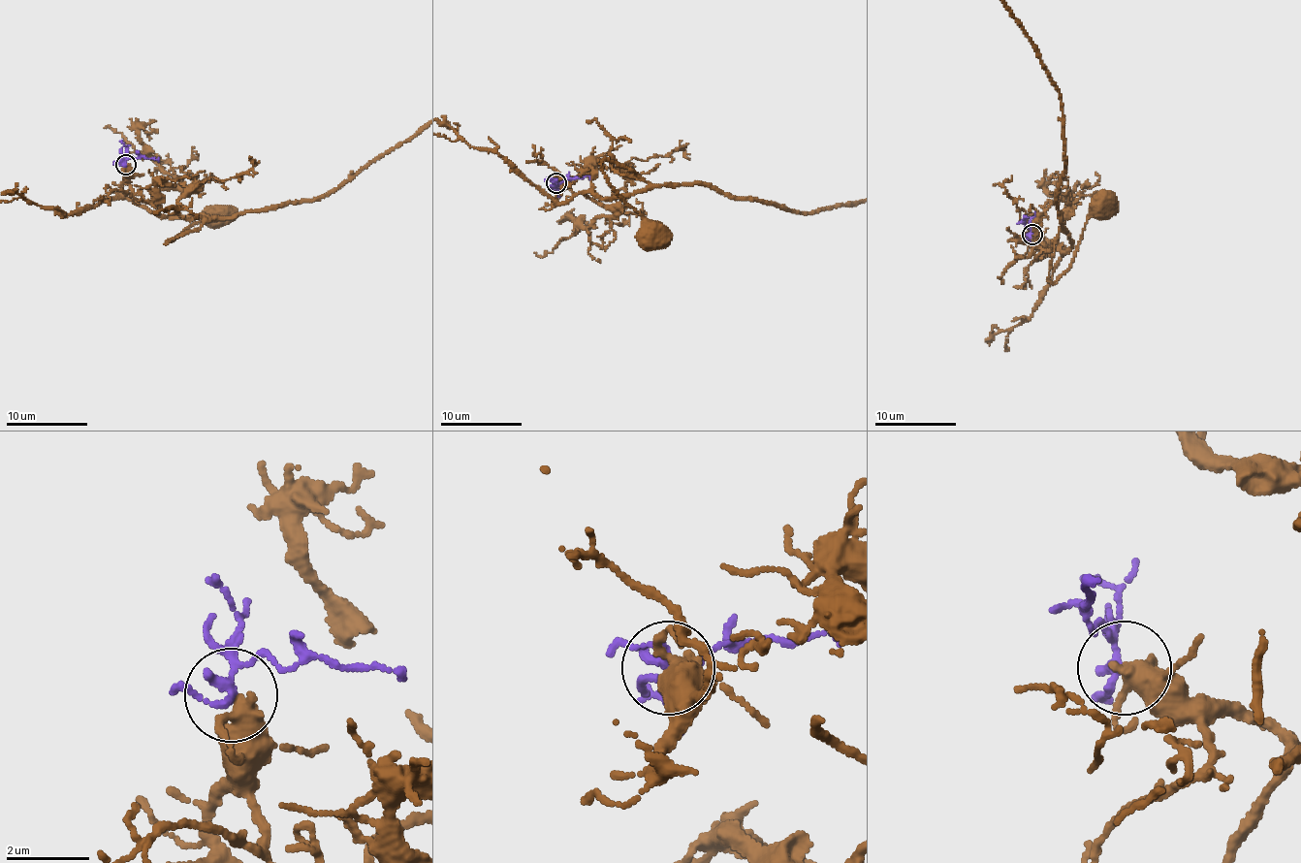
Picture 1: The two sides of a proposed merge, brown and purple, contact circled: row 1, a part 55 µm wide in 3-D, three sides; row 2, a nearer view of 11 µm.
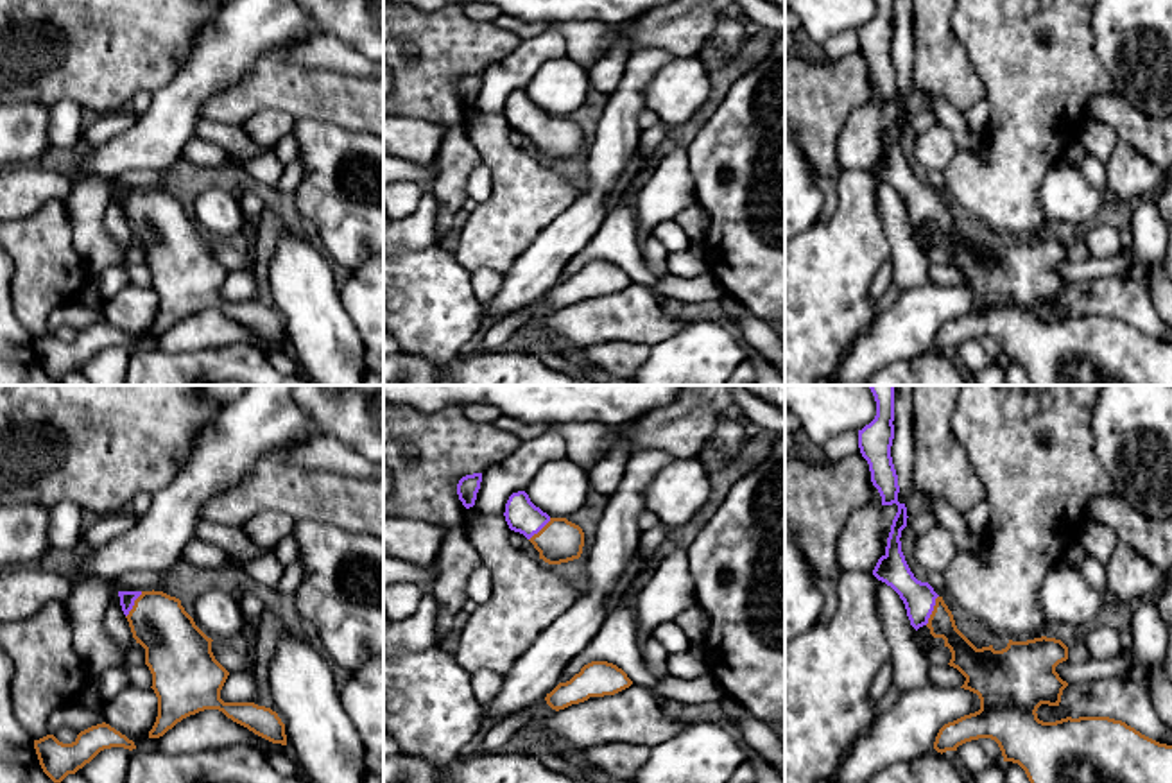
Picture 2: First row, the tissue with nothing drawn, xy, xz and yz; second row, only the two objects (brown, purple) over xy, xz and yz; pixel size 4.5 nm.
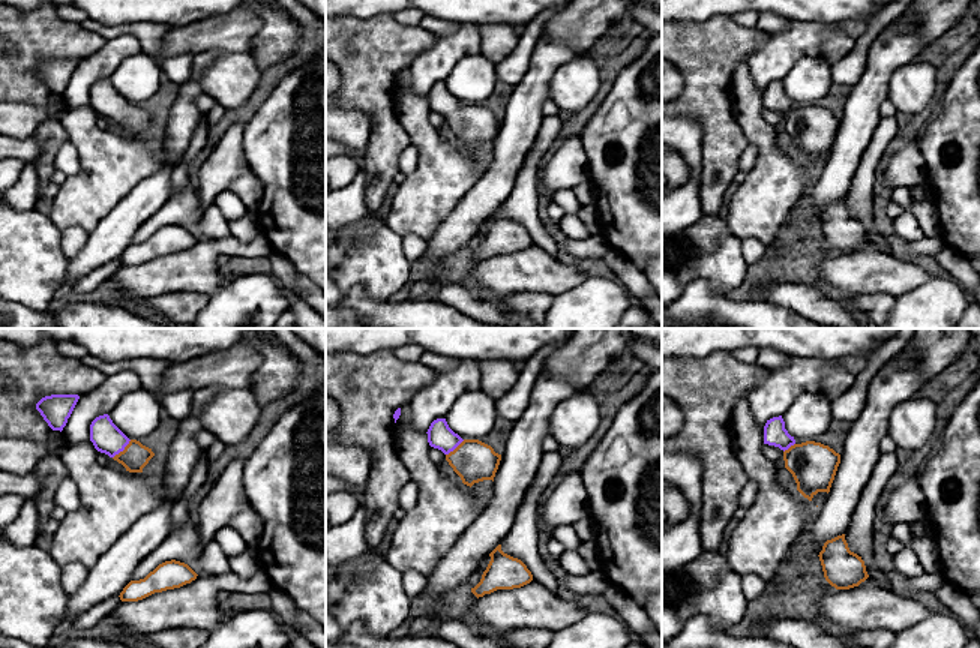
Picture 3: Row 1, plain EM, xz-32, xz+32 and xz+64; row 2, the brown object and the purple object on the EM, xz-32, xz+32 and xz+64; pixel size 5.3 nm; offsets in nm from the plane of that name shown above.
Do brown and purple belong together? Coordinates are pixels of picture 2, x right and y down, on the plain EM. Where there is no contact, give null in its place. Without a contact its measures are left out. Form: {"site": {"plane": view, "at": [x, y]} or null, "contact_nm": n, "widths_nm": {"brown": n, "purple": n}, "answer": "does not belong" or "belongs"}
{"site": {"plane": "yz", "at": [934, 208]}, "contact_nm": 150, "widths_nm": {"brown": 130, "purple": 140}, "answer": "belongs"}

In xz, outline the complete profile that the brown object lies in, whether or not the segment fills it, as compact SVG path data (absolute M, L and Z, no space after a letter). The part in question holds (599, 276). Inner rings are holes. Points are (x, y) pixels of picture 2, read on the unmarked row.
M591 260L581 267L570 280L559 281L547 292L547 303L559 310L590 296L615 294L629 287L633 280L613 262Z

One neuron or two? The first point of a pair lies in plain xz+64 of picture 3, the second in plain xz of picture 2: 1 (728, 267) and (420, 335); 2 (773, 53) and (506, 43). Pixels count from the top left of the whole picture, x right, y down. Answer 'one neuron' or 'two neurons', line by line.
1: one neuron
2: two neurons

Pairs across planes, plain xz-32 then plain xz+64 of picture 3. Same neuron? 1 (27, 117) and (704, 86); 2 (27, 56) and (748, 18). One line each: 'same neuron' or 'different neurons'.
1: different neurons
2: different neurons

